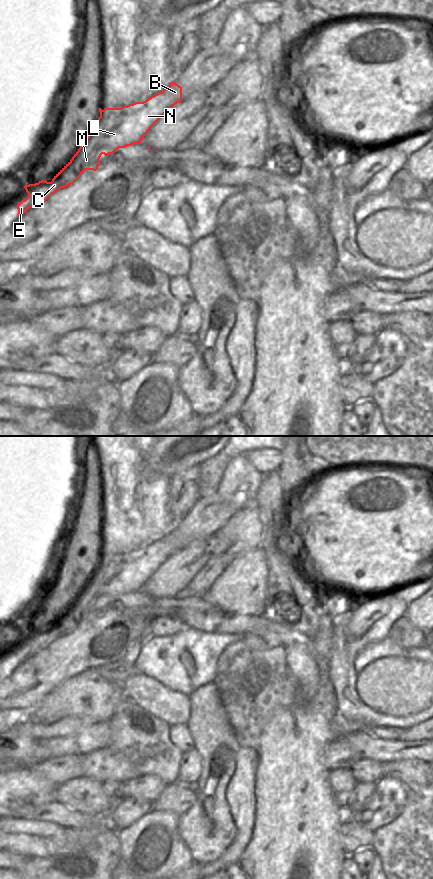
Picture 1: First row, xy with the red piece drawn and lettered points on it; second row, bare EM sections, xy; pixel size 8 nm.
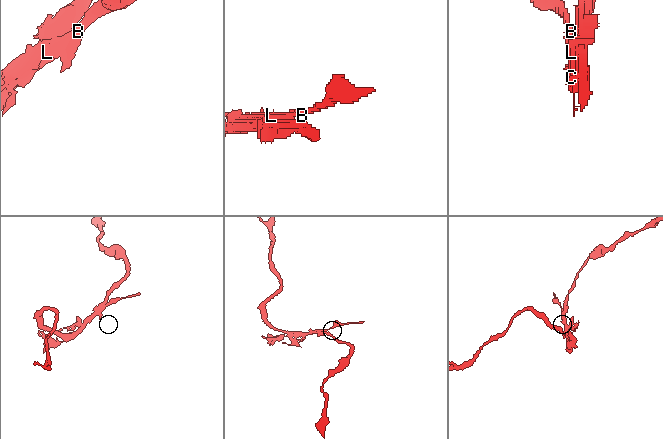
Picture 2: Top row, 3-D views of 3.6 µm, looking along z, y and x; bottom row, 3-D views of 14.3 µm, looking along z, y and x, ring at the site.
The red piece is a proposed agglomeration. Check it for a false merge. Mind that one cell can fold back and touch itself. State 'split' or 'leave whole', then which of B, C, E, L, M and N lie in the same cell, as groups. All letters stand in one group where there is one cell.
split | B / C E L M N

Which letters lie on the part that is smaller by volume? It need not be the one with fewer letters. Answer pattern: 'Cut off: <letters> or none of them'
Cut off: B.

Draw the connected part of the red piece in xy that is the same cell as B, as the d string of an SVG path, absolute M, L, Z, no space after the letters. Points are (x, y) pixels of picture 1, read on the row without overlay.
M172 530L162 540L167 548L160 553L159 561L161 564L166 562L175 552L182 549L182 535Z

